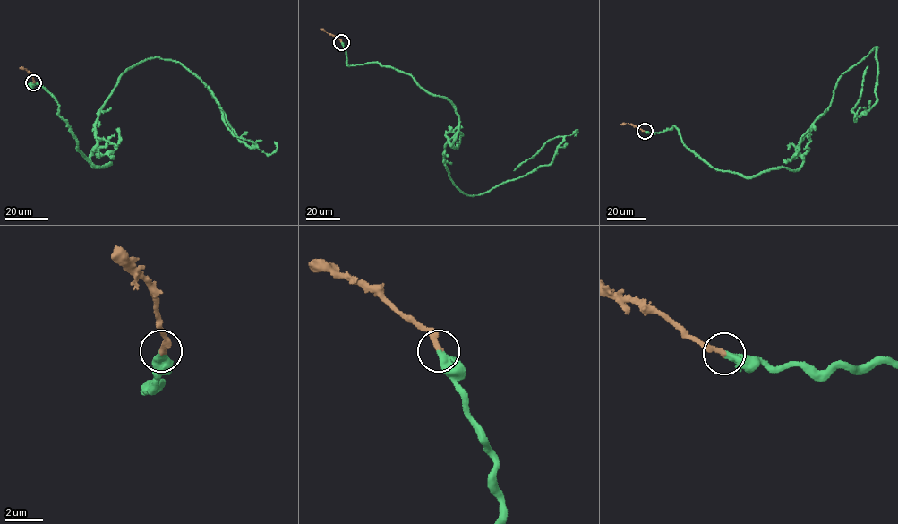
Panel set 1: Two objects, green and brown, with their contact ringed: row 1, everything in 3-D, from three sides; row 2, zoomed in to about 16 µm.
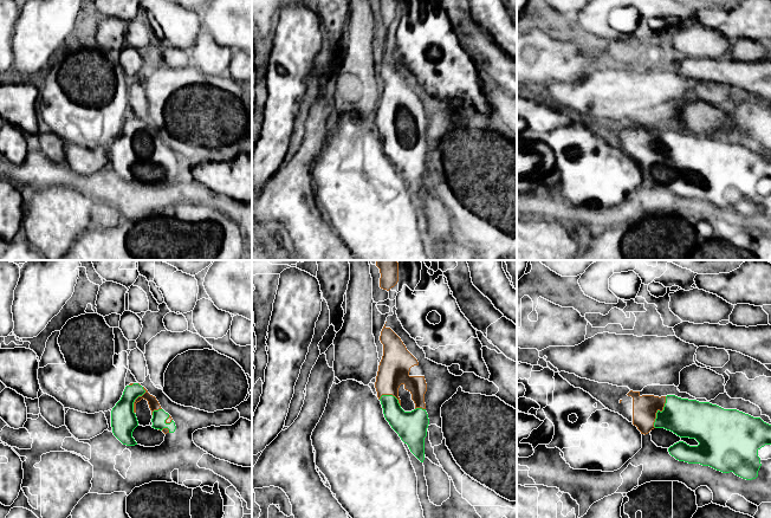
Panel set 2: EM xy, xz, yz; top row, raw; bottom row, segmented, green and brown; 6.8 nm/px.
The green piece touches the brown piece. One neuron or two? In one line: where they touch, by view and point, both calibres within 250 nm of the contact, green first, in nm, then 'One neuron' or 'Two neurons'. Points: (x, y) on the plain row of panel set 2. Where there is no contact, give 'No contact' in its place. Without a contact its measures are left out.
Touches green at yz (659, 146). Thickness 260 nm (green) against 170 nm. One neuron

